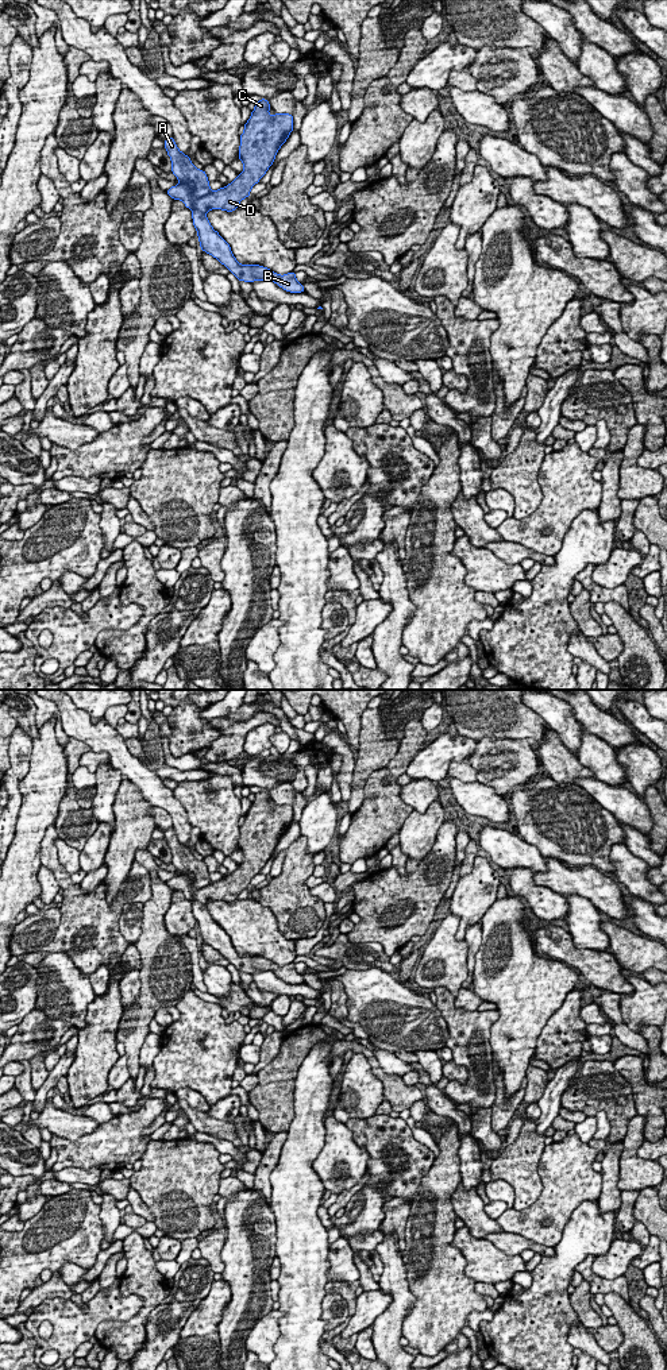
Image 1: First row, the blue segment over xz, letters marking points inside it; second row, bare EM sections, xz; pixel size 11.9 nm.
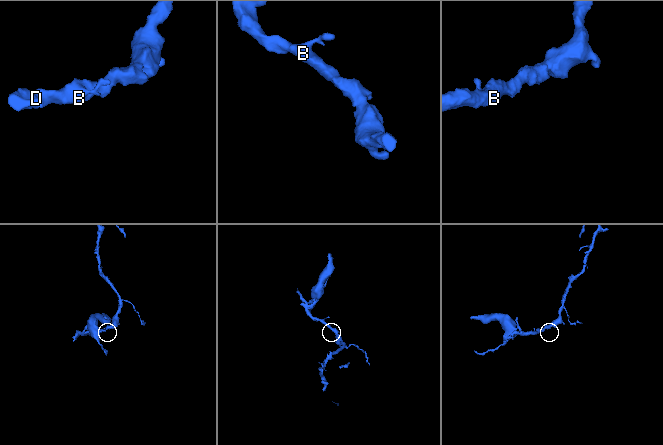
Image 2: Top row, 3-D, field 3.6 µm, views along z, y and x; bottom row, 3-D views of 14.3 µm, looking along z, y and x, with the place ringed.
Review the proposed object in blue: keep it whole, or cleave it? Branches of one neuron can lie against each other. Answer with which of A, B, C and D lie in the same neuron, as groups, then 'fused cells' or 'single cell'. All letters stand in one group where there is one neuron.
groups A B / C D; fused cells

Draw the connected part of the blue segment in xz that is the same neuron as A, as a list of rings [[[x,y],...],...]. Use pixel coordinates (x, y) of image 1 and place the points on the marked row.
[[[173,136],[166,139],[163,144],[171,159],[171,173],[190,189],[192,197],[201,198],[209,194],[211,188],[205,171],[194,167],[190,158],[178,150]]]

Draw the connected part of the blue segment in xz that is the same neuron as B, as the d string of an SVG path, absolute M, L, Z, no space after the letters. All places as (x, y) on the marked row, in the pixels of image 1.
M193 209L192 212L193 225L197 229L201 250L216 258L239 281L250 283L255 279L273 281L286 292L305 292L302 283L296 279L294 271L279 275L273 270L259 265L240 265L234 256L230 244L219 235L217 231L212 228L207 215L197 209Z

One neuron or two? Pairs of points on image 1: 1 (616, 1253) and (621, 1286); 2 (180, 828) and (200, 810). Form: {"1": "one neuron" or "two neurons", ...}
{"1": "two neurons", "2": "two neurons"}

